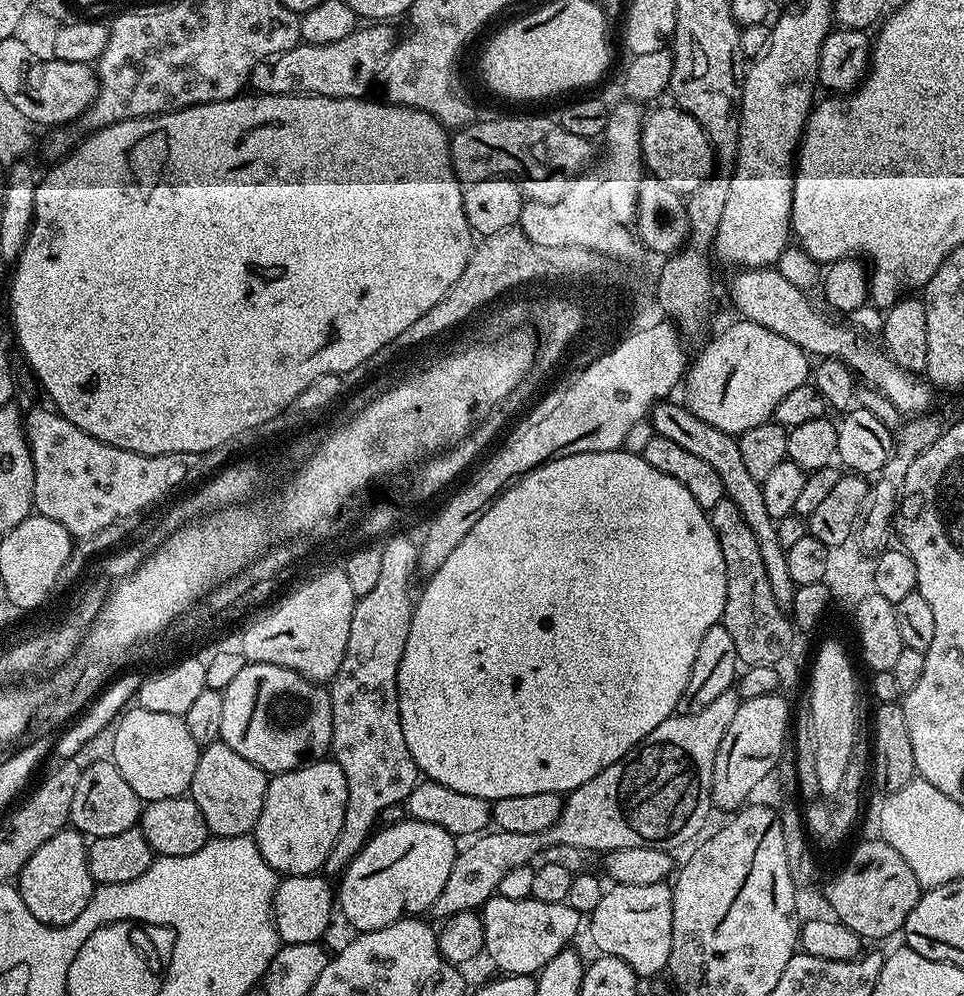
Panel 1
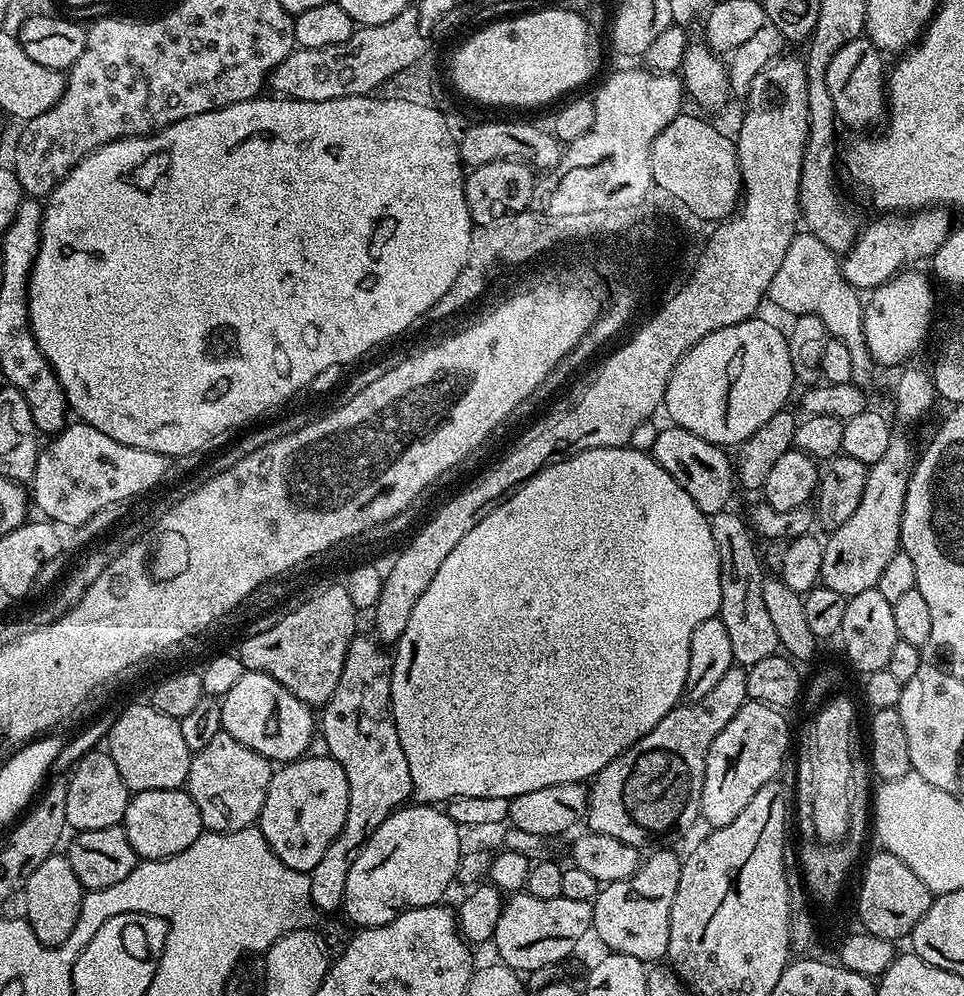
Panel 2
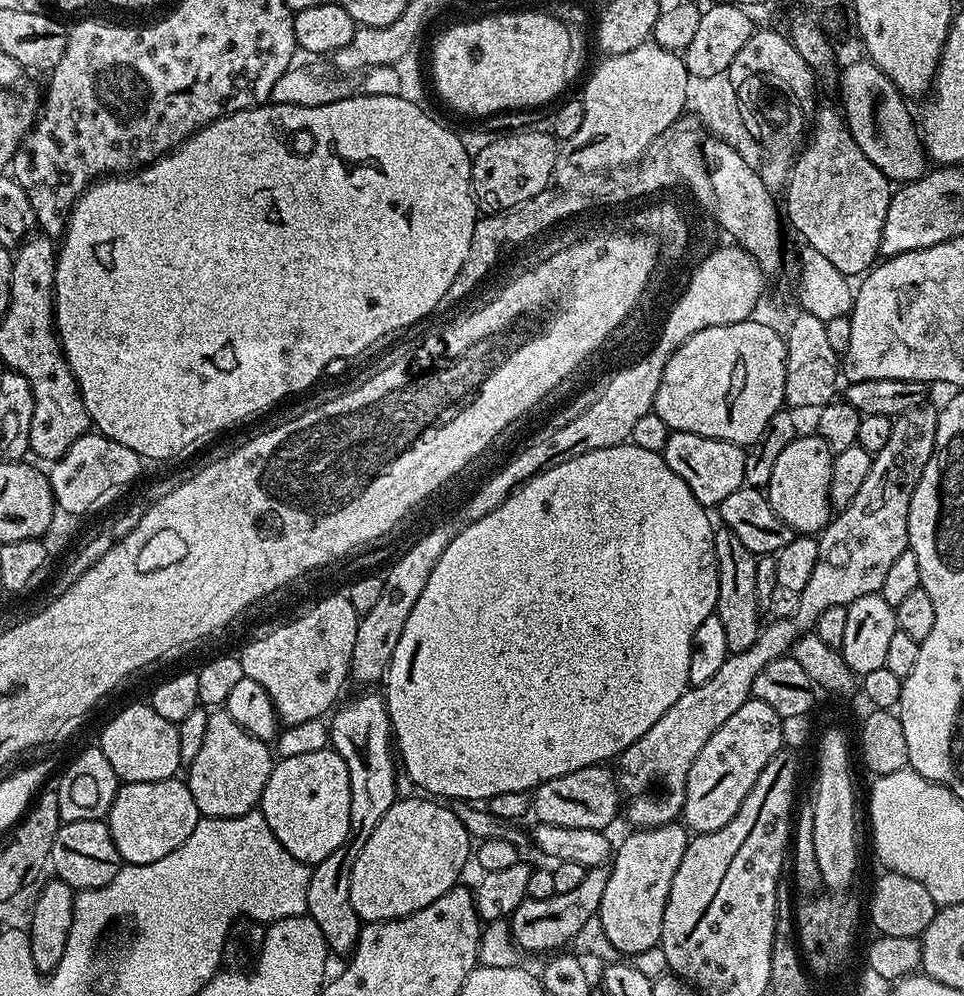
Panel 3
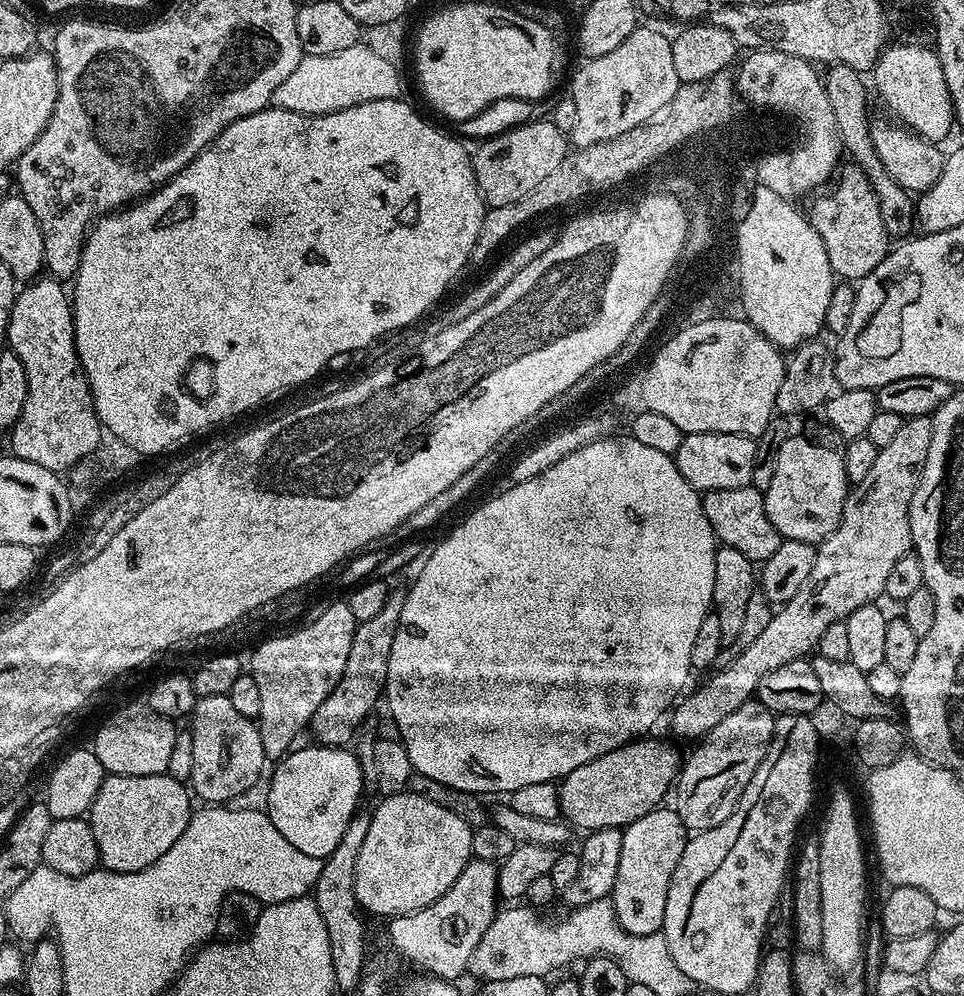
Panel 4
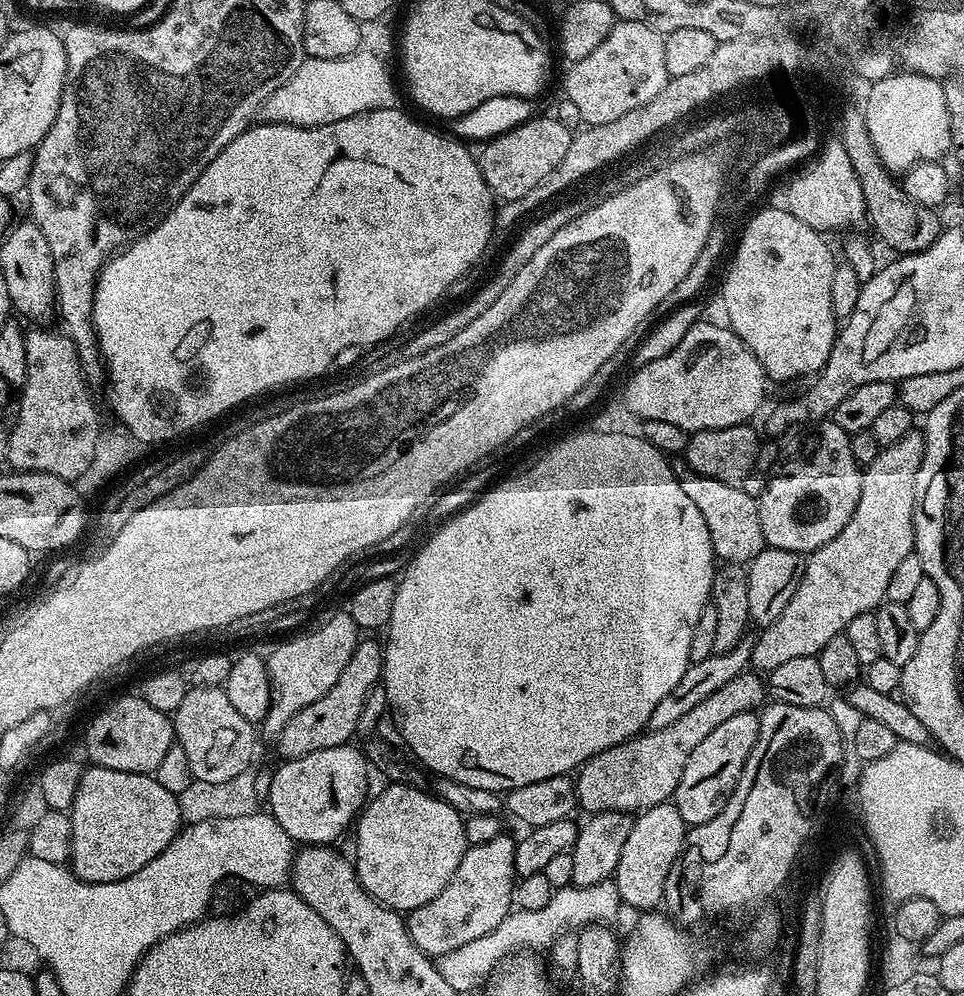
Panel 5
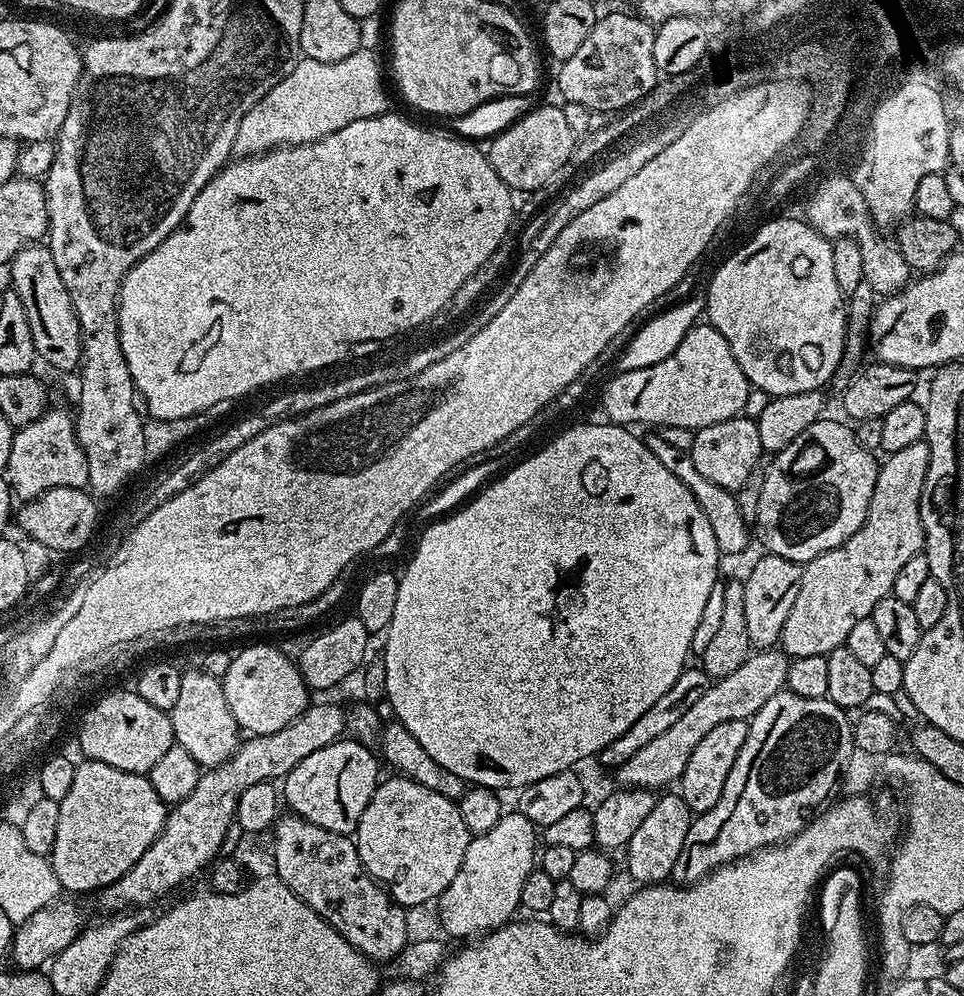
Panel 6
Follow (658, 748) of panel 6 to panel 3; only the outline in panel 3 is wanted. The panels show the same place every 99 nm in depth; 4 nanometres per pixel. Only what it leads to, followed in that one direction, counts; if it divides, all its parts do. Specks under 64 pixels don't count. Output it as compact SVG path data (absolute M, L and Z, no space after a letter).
M604 764L586 766L582 770L574 770L570 774L562 774L562 778L550 778L550 782L540 784L530 796L530 812L541 824L550 826L575 826L577 830L598 830L604 832L616 820L616 811L622 808L622 793L617 777L612 776L611 767Z

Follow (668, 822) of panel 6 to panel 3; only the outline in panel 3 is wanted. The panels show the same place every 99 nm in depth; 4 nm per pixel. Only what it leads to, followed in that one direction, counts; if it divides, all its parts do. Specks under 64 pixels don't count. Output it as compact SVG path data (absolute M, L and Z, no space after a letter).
M673 822L657 828L642 828L632 830L615 849L610 860L610 871L606 890L602 893L602 902L598 919L602 922L602 930L606 938L610 938L610 946L614 946L618 954L635 958L646 950L657 947L662 934L662 914L670 894L670 882L674 882L674 874L678 870L678 862L682 862L682 854L686 854L690 832L683 823Z

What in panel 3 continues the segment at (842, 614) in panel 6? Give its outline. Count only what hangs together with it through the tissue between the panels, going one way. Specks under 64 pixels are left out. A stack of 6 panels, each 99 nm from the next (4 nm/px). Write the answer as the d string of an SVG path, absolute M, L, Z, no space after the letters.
M928 407L911 408L893 419L890 439L873 455L870 474L866 474L866 482L854 494L854 502L839 509L828 521L827 528L819 533L820 560L814 566L814 574L810 574L810 582L795 597L796 609L792 616L773 624L765 623L750 650L728 655L710 682L691 685L638 742L620 753L618 765L624 773L619 773L618 783L632 826L657 828L673 823L683 813L686 778L690 766L694 766L694 758L698 758L698 750L752 696L754 678L758 678L762 666L785 655L799 636L811 633L822 610L835 604L847 606L858 598L879 593L890 565L898 559L898 554L908 549L910 502L922 470L926 470L926 462L934 454L938 412L935 407Z

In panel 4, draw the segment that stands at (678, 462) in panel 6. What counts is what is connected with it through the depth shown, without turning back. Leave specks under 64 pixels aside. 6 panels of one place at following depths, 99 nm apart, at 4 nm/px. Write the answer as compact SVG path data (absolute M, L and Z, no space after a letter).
M754 487L735 488L734 490L710 490L703 493L706 522L710 522L712 533L725 548L733 548L746 554L753 562L763 562L778 550L782 537L774 530L774 522L766 518L764 493Z

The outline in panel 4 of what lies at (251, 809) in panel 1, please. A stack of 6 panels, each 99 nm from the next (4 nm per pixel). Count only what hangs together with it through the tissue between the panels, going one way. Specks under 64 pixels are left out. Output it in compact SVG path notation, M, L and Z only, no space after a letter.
M227 695L199 697L196 707L192 709L190 723L192 723L190 731L194 742L194 770L190 788L197 797L200 795L204 799L201 801L212 806L220 806L225 802L235 801L232 800L235 796L250 791L259 782L260 775L264 772L264 764L266 765L260 729L255 719L238 714L238 710L234 710L234 702L230 702Z

